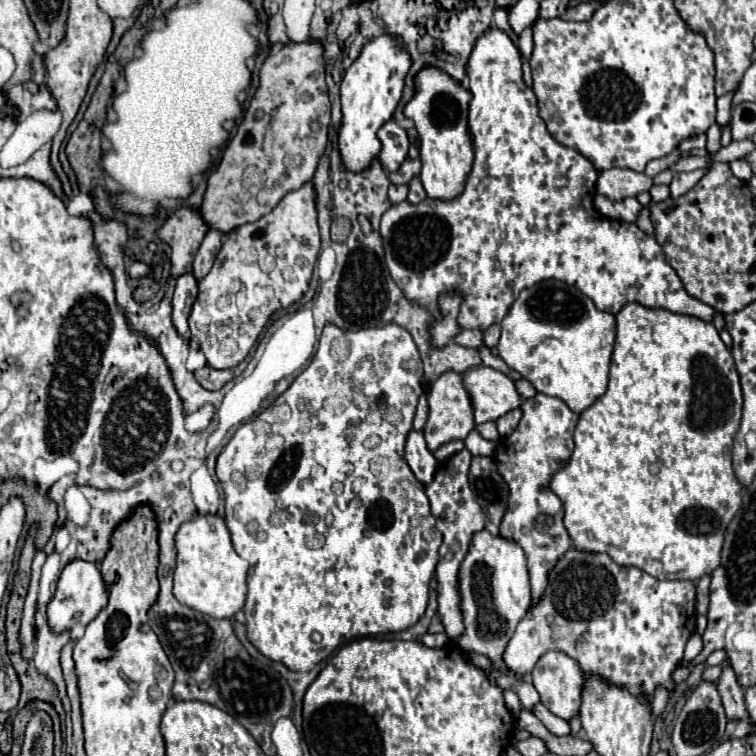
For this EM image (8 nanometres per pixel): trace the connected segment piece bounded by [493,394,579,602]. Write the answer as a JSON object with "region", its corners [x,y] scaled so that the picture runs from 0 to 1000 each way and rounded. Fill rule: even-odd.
{"region":[[[708,521],[705,526],[694,529],[689,534],[689,545],[692,553],[684,569],[679,569],[673,579],[660,582],[652,608],[676,651],[673,680],[668,680],[663,690],[663,709],[681,714],[692,725],[702,767],[702,788],[705,796],[710,796],[710,791],[721,780],[724,757],[755,722],[753,704],[745,693],[747,669],[742,659],[737,659],[737,653],[731,653],[729,648],[729,630],[753,614],[761,590],[758,571],[766,548],[753,542],[745,529],[724,521]]]}

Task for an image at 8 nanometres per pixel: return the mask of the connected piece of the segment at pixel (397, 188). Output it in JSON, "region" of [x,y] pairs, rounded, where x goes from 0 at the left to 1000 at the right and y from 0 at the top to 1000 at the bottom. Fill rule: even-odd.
{"region":[[[517,243],[515,246],[515,265],[520,270],[530,270],[538,265],[538,254],[541,254],[538,243]]]}

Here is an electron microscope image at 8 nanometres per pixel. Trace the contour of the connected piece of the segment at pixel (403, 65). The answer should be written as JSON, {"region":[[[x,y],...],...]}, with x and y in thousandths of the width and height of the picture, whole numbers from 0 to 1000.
{"region":[[[507,45],[491,50],[475,77],[462,87],[451,108],[451,148],[454,161],[448,172],[448,198],[459,225],[480,225],[501,204],[504,188],[499,172],[520,156],[520,148],[533,127],[536,103],[544,90],[544,74],[528,48]]]}

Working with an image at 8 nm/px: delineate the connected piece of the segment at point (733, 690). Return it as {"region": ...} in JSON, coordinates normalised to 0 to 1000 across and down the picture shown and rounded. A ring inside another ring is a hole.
{"region":[[[959,881],[954,897],[948,899],[948,913],[951,921],[956,926],[956,937],[964,952],[975,950],[975,952],[988,952],[988,939],[985,939],[985,923],[980,915],[980,907],[972,899],[970,884]]]}

